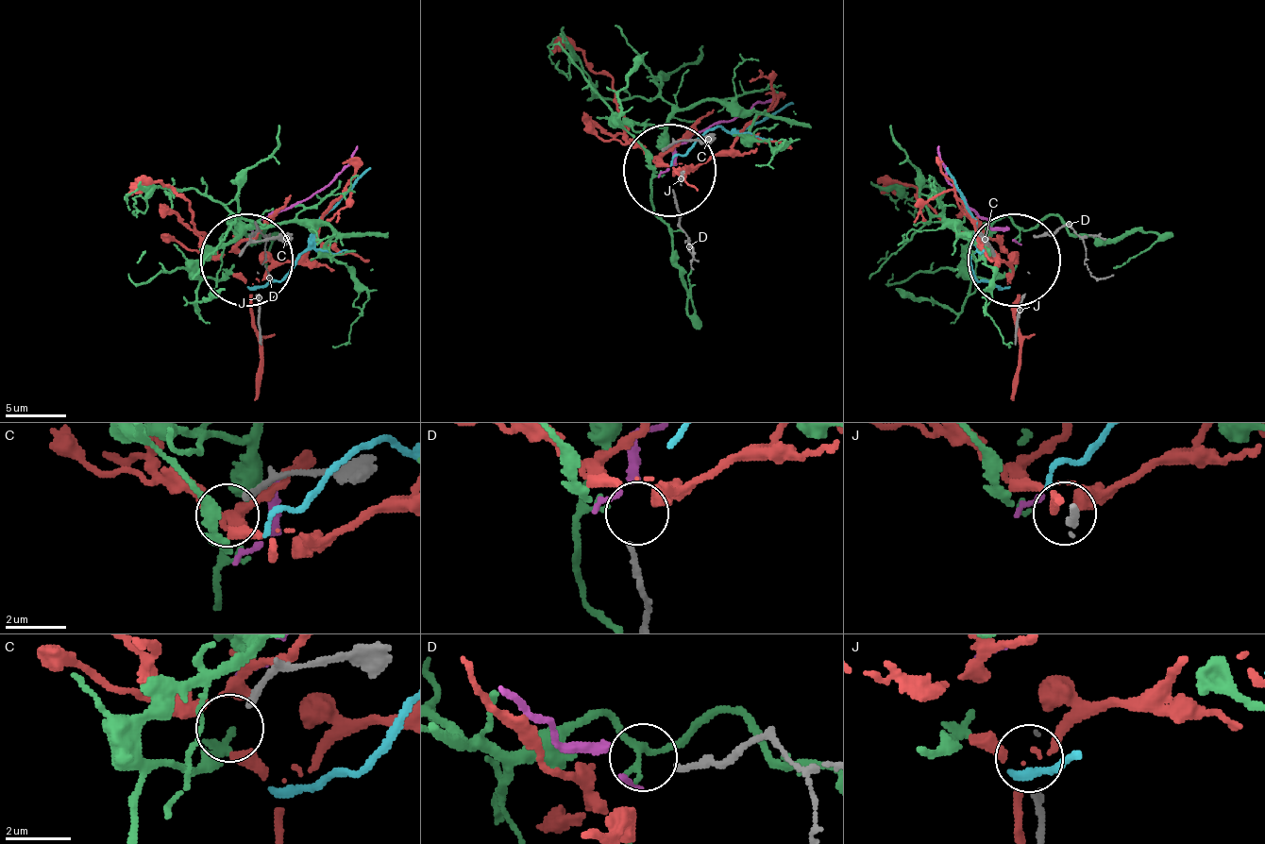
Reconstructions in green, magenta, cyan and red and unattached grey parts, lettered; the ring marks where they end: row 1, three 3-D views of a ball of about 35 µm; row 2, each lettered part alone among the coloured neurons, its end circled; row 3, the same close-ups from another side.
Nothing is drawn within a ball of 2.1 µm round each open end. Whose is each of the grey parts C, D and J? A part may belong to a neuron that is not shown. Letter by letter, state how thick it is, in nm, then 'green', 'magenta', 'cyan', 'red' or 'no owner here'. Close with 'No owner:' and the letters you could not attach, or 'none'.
C: 220 nm | no owner here
D: 180 nm | magenta
J: 200 nm | no owner here
No owner: C, J

